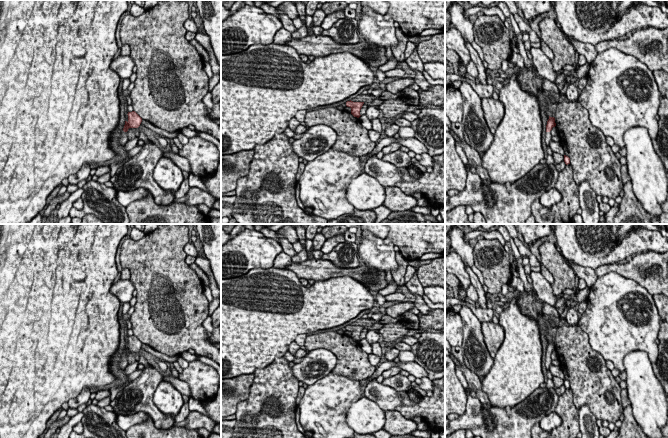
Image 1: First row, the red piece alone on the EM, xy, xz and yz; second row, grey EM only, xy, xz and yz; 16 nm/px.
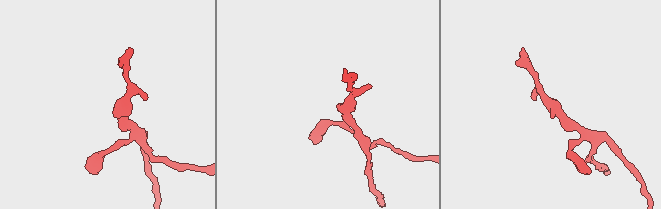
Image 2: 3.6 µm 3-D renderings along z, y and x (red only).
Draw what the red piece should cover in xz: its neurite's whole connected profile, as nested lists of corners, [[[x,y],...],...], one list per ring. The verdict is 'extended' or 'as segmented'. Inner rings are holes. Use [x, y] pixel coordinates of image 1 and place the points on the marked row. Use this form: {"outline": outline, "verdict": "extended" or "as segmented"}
{"outline": [[[351,100],[346,102],[346,106],[351,108],[351,114],[357,118],[359,118],[361,116],[360,110],[361,110],[363,104],[364,104],[364,102],[353,102]]], "verdict": "as segmented"}

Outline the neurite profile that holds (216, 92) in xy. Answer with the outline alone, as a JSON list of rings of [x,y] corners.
[[[221,79],[215,85],[215,87],[211,91],[211,93],[212,93],[212,101],[213,101],[213,103],[214,104],[218,103],[221,100]]]

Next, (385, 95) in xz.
[[[386,91],[381,94],[379,99],[381,99],[381,100],[386,100],[386,99],[390,99],[390,98],[397,99],[397,98],[401,98],[403,96],[407,96],[403,91],[399,91],[397,94],[392,94],[390,92]]]

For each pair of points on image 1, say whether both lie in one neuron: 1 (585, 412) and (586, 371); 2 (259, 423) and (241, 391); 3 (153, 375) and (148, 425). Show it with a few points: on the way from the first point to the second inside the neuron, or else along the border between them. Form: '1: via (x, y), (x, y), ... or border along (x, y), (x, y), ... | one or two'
1: border along (578, 408), (587, 405), (596, 419) | two
2: border along (254, 376), (249, 395), (238, 403), (234, 413) | two
3: border along (151, 416), (157, 427) | two

